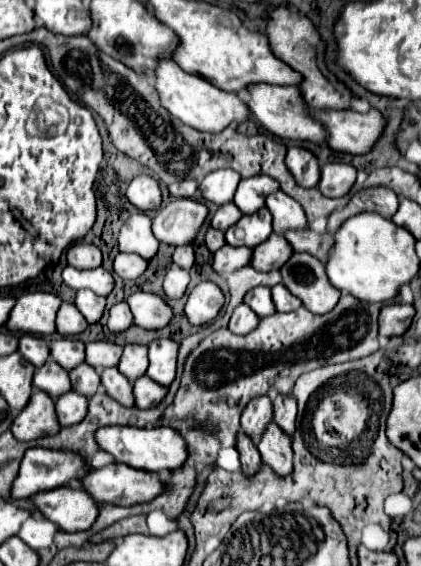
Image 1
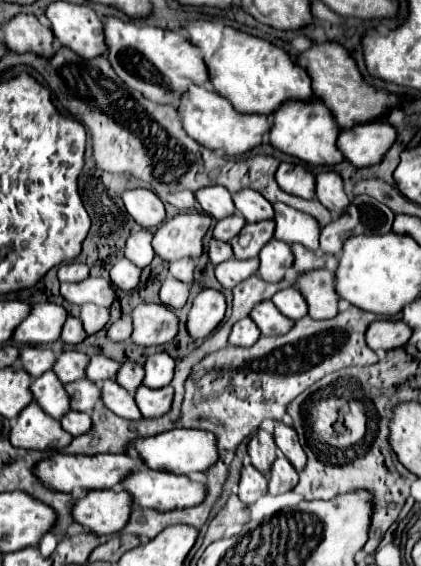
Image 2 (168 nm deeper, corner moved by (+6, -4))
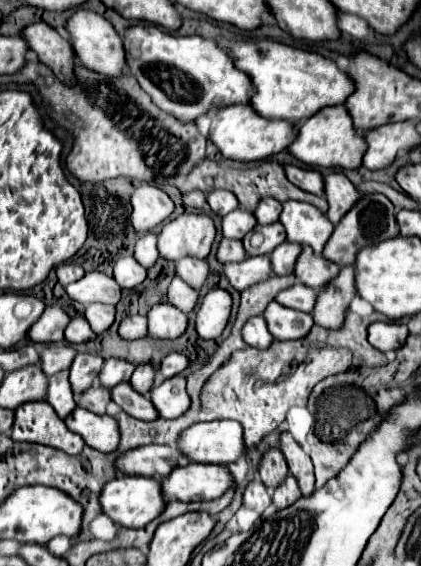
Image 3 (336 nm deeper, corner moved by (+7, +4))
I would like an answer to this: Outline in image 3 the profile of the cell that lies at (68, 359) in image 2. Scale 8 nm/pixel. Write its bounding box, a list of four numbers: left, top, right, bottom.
[70,353,102,393]

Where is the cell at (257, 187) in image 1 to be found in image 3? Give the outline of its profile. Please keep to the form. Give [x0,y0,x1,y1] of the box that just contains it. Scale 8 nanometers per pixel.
[254,197,282,225]

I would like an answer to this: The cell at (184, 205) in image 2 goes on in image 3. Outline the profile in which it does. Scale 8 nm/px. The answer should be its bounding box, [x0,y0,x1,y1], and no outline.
[182,191,206,209]

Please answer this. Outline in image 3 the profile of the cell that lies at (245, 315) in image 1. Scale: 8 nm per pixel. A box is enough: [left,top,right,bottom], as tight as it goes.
[242,315,274,349]

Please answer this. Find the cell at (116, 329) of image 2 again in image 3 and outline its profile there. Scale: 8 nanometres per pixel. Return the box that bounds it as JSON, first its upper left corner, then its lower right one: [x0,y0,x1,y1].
[118,315,146,339]

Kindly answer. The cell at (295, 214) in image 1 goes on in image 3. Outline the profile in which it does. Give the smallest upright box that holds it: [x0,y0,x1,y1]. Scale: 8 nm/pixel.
[280,201,334,253]

